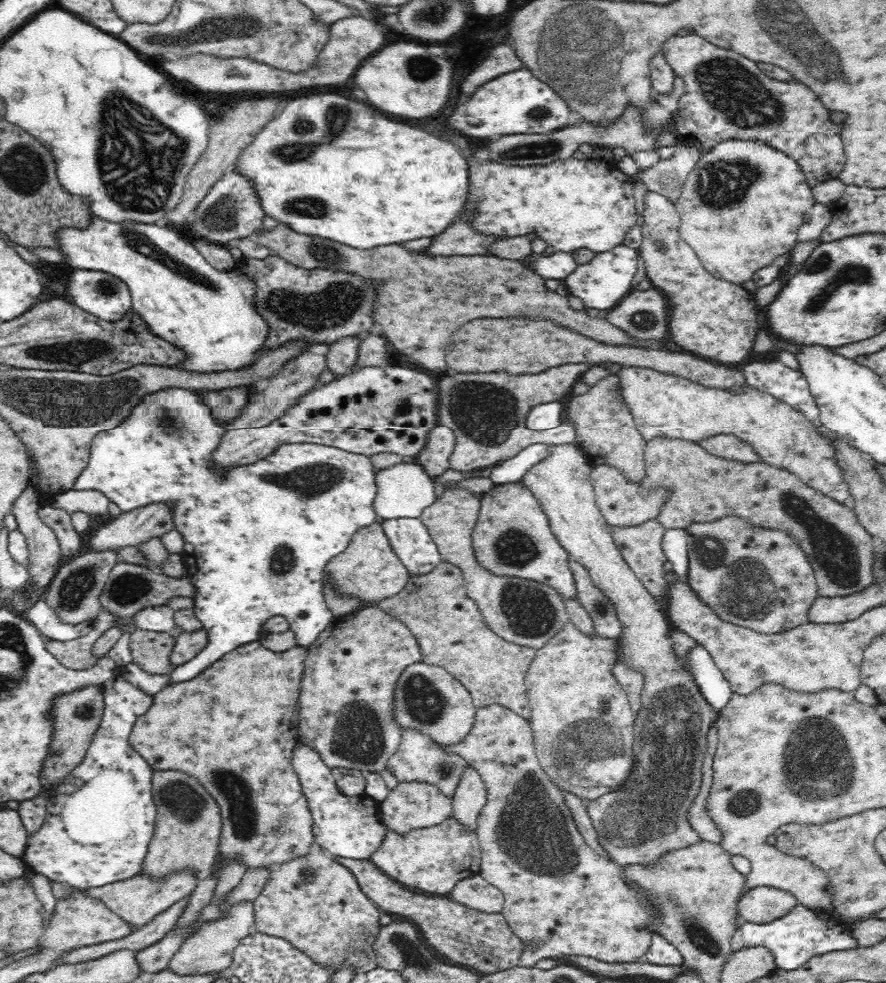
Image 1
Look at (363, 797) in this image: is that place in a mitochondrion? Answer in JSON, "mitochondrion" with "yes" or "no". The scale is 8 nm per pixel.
{"mitochondrion":"no"}

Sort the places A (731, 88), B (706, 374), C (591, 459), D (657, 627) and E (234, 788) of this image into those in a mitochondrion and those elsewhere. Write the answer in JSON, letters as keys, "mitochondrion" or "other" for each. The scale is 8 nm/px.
{"A":"mitochondrion","B":"other","C":"other","D":"other","E":"mitochondrion"}

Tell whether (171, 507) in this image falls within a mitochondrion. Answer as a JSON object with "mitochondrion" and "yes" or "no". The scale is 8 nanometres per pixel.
{"mitochondrion":"no"}

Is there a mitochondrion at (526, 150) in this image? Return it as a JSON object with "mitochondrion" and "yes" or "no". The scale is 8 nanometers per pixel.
{"mitochondrion":"yes"}

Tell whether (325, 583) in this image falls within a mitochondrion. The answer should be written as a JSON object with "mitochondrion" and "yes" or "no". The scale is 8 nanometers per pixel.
{"mitochondrion":"no"}

